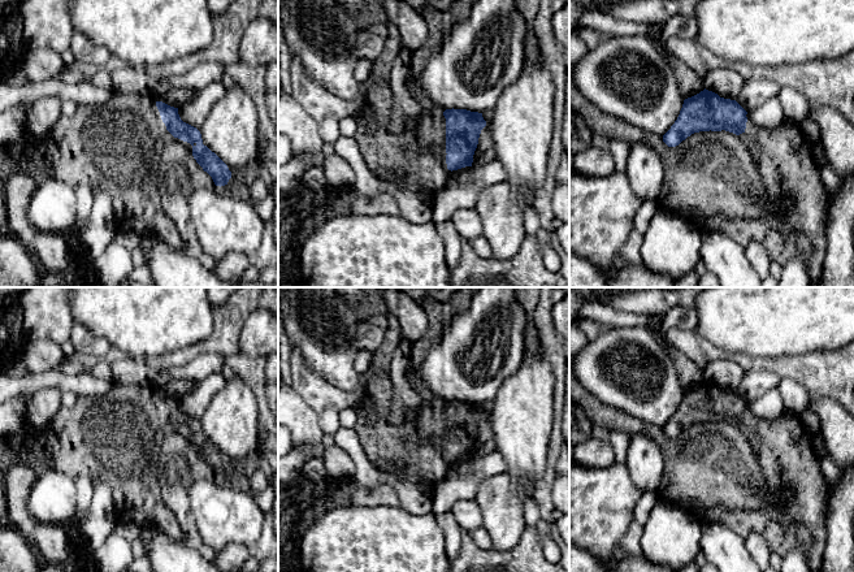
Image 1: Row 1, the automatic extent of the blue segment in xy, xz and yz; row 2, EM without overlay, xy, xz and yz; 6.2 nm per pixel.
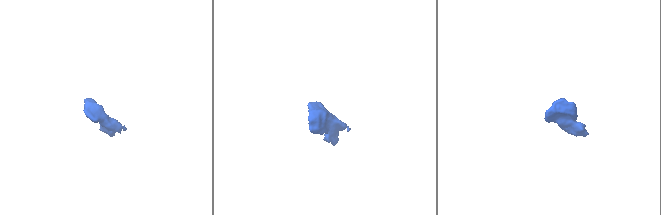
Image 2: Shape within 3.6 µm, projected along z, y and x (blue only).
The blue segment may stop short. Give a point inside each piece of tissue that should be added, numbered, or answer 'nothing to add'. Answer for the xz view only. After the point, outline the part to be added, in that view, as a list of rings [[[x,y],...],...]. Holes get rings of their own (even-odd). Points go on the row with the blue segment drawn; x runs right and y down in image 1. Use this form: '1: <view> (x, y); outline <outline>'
1: xz (417, 157); outline [[[389,81],[372,86],[367,101],[374,113],[377,130],[368,133],[359,122],[354,139],[367,166],[394,173],[399,188],[412,190],[428,200],[445,187],[451,170],[446,164],[446,118],[434,101],[428,100],[416,87],[411,87],[415,100],[422,105],[417,124],[404,133],[389,130],[395,98]]]

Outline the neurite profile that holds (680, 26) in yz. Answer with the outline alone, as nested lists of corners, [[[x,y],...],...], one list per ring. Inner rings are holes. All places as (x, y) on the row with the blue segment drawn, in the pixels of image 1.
[[[676,14],[671,17],[663,26],[662,30],[662,43],[666,44],[668,38],[685,38],[697,39],[698,23],[695,16],[684,17]]]

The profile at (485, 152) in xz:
[[[484,110],[482,117],[486,121],[486,126],[481,130],[478,144],[473,155],[472,166],[485,165],[490,161],[497,160],[494,142],[490,133],[490,122],[493,118],[493,110]]]

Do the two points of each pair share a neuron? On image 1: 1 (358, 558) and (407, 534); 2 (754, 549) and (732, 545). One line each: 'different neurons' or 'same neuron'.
1: same neuron
2: different neurons

